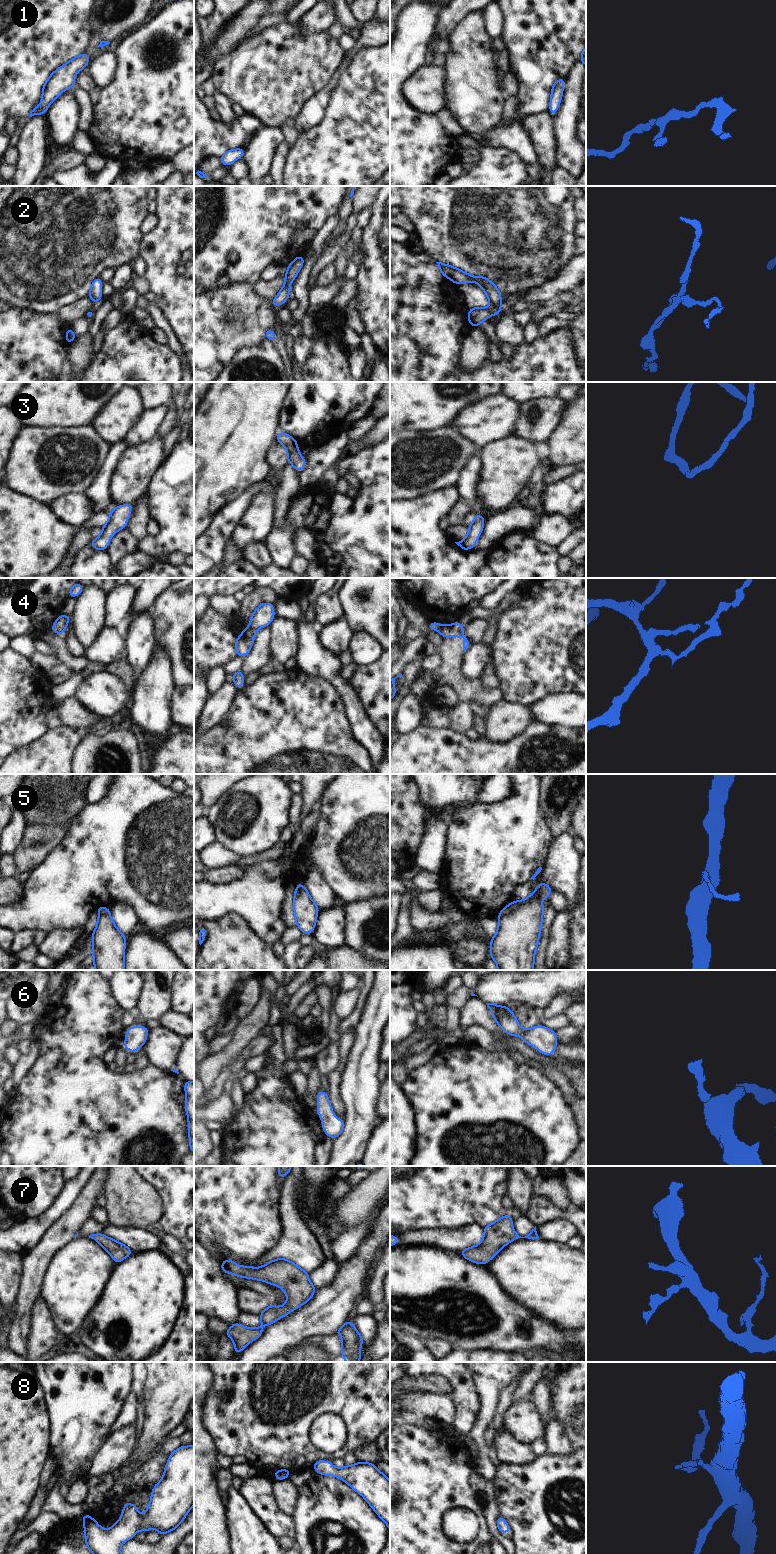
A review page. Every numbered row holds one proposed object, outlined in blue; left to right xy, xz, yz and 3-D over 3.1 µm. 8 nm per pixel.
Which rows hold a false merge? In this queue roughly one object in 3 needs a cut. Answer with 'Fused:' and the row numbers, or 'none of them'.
Fused: 4, 5

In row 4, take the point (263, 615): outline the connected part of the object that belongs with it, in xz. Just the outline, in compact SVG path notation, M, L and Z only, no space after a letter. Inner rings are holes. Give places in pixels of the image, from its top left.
M269 602L261 603L250 617L249 627L259 629L269 626L274 618L274 604Z

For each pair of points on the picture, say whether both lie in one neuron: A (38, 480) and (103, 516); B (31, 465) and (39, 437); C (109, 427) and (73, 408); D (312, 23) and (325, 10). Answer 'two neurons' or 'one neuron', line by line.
A: two neurons
B: one neuron
C: two neurons
D: one neuron

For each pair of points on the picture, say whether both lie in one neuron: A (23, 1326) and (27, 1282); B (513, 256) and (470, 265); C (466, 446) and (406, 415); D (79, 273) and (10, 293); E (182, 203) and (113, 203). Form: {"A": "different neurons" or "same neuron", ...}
{"A": "same neuron", "B": "same neuron", "C": "different neurons", "D": "same neuron", "E": "different neurons"}

